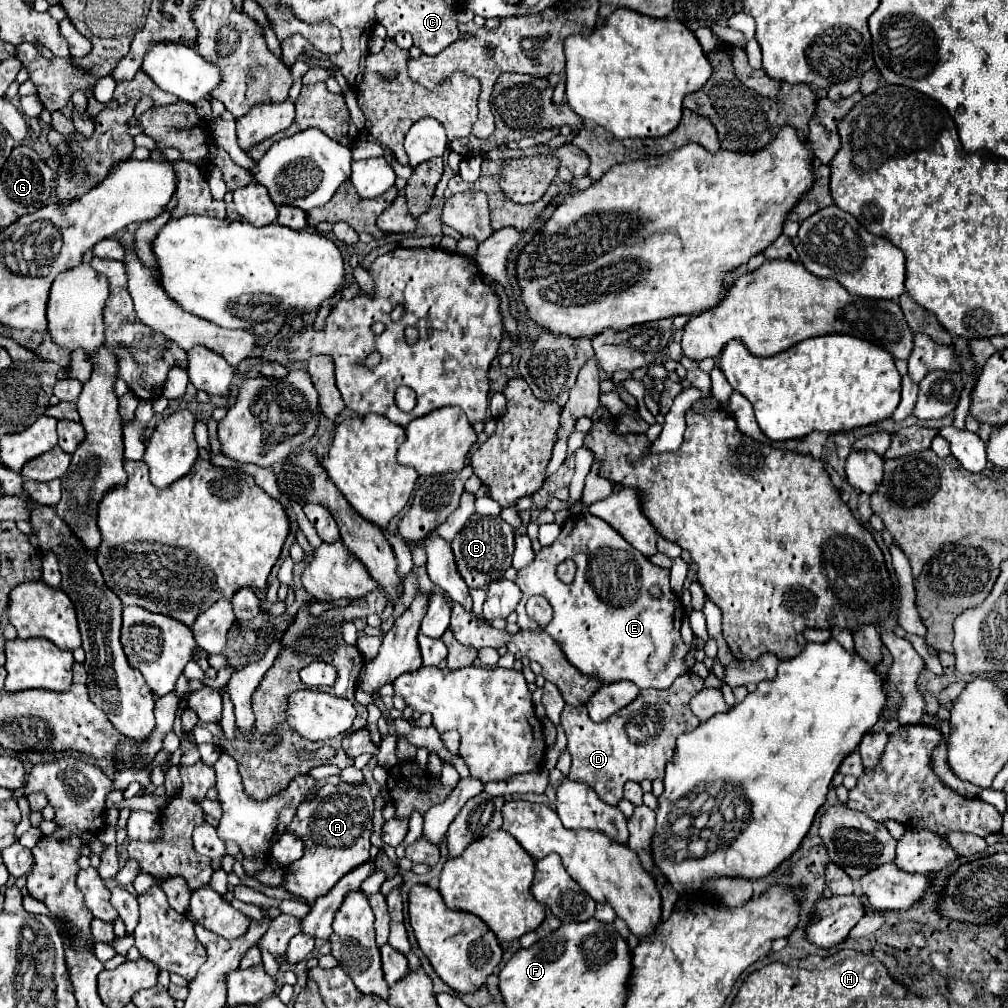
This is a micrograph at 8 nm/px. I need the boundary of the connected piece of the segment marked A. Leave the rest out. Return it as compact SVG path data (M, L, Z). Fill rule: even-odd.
M341 781L337 787L327 783L313 801L303 801L297 807L297 813L287 831L305 843L305 853L301 859L283 867L283 883L279 887L287 889L295 897L301 897L307 905L313 905L317 897L327 895L345 873L369 859L373 811L375 803L367 783L349 785Z

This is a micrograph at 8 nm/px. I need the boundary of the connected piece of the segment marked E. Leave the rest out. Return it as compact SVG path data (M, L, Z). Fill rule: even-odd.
M587 511L579 515L571 515L563 523L555 543L551 547L543 547L535 555L535 561L529 567L517 571L515 583L523 591L523 597L517 605L517 615L519 615L517 625L521 629L529 629L529 631L543 629L545 633L549 633L561 645L571 665L575 665L581 673L589 677L597 677L597 681L601 683L631 681L639 689L647 689L647 687L667 689L679 675L687 671L683 657L687 655L689 647L679 637L681 621L685 617L685 607L669 587L669 571L653 565L635 547L631 547L619 533L615 533L615 529L611 529L603 519ZM563 559L573 559L577 563L577 575L571 585L565 585L555 575L555 567ZM655 585L659 585L661 597L653 597L649 593L649 589ZM533 595L543 595L553 605L555 611L553 621L545 627L531 621L529 615L525 613L525 603Z

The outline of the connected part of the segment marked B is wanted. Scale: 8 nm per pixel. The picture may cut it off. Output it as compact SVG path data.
M471 515L471 519L465 523L459 535L451 541L455 561L459 567L461 577L469 587L485 587L491 581L497 581L503 577L503 573L511 567L511 557L515 549L515 529L505 523L501 517L489 517L489 515Z

